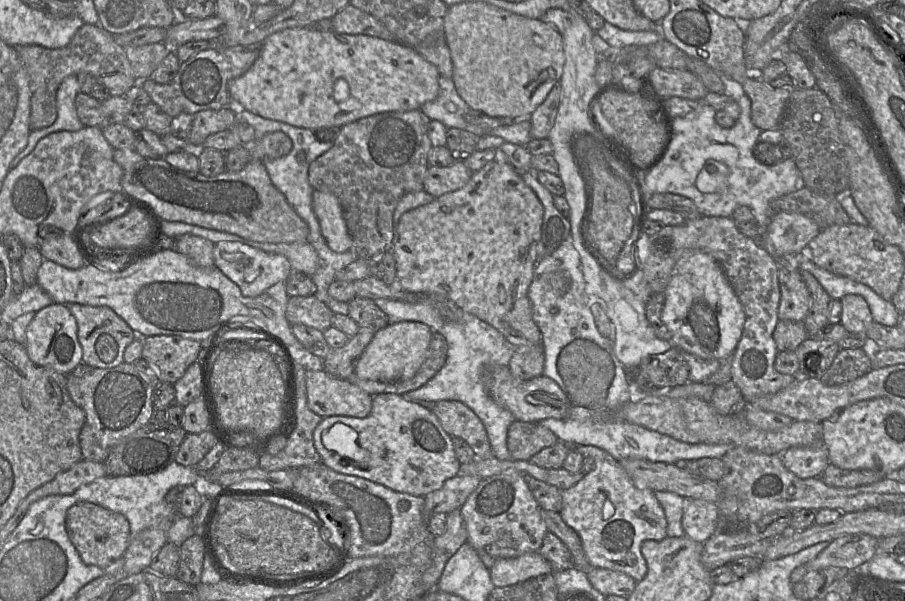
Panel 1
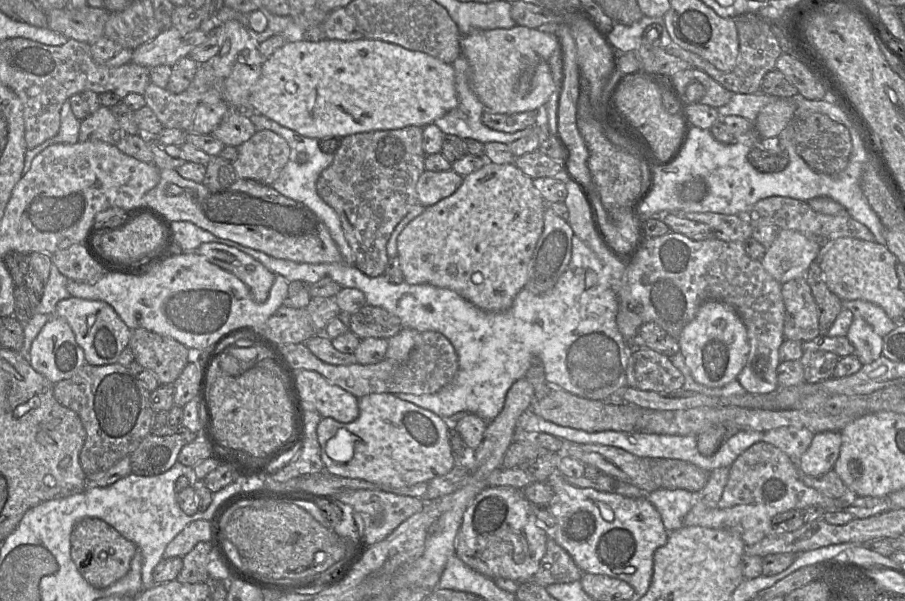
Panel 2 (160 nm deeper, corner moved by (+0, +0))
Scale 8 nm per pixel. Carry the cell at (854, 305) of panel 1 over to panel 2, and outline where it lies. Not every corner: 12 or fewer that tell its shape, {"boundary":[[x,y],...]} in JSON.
{"boundary":[[854,317],[846,337],[862,365],[882,356],[883,337]]}

